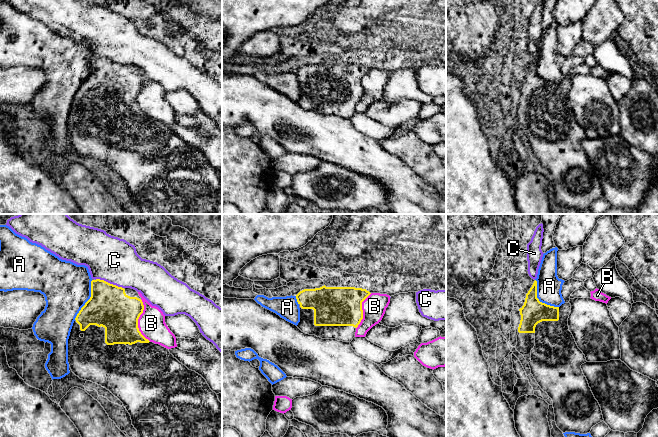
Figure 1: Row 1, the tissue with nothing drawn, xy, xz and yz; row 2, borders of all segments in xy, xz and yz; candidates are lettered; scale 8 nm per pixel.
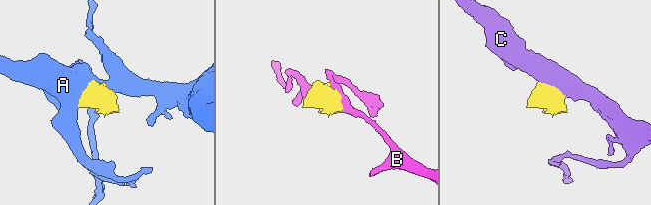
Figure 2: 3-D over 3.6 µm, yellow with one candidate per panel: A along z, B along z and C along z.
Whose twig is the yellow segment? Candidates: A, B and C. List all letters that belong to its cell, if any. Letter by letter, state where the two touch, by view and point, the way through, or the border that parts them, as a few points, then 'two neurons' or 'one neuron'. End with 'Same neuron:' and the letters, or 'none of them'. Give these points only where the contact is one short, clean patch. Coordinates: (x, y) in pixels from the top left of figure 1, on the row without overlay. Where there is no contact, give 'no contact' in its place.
A: meets yellow in yz at (538, 75); two neurons
B: meets yellow in xy at (137, 97); two neurons
C: meets yellow in xy at (109, 59); border along xy (95, 55), (103, 55), (123, 64); two neurons
Same neuron: none of them

